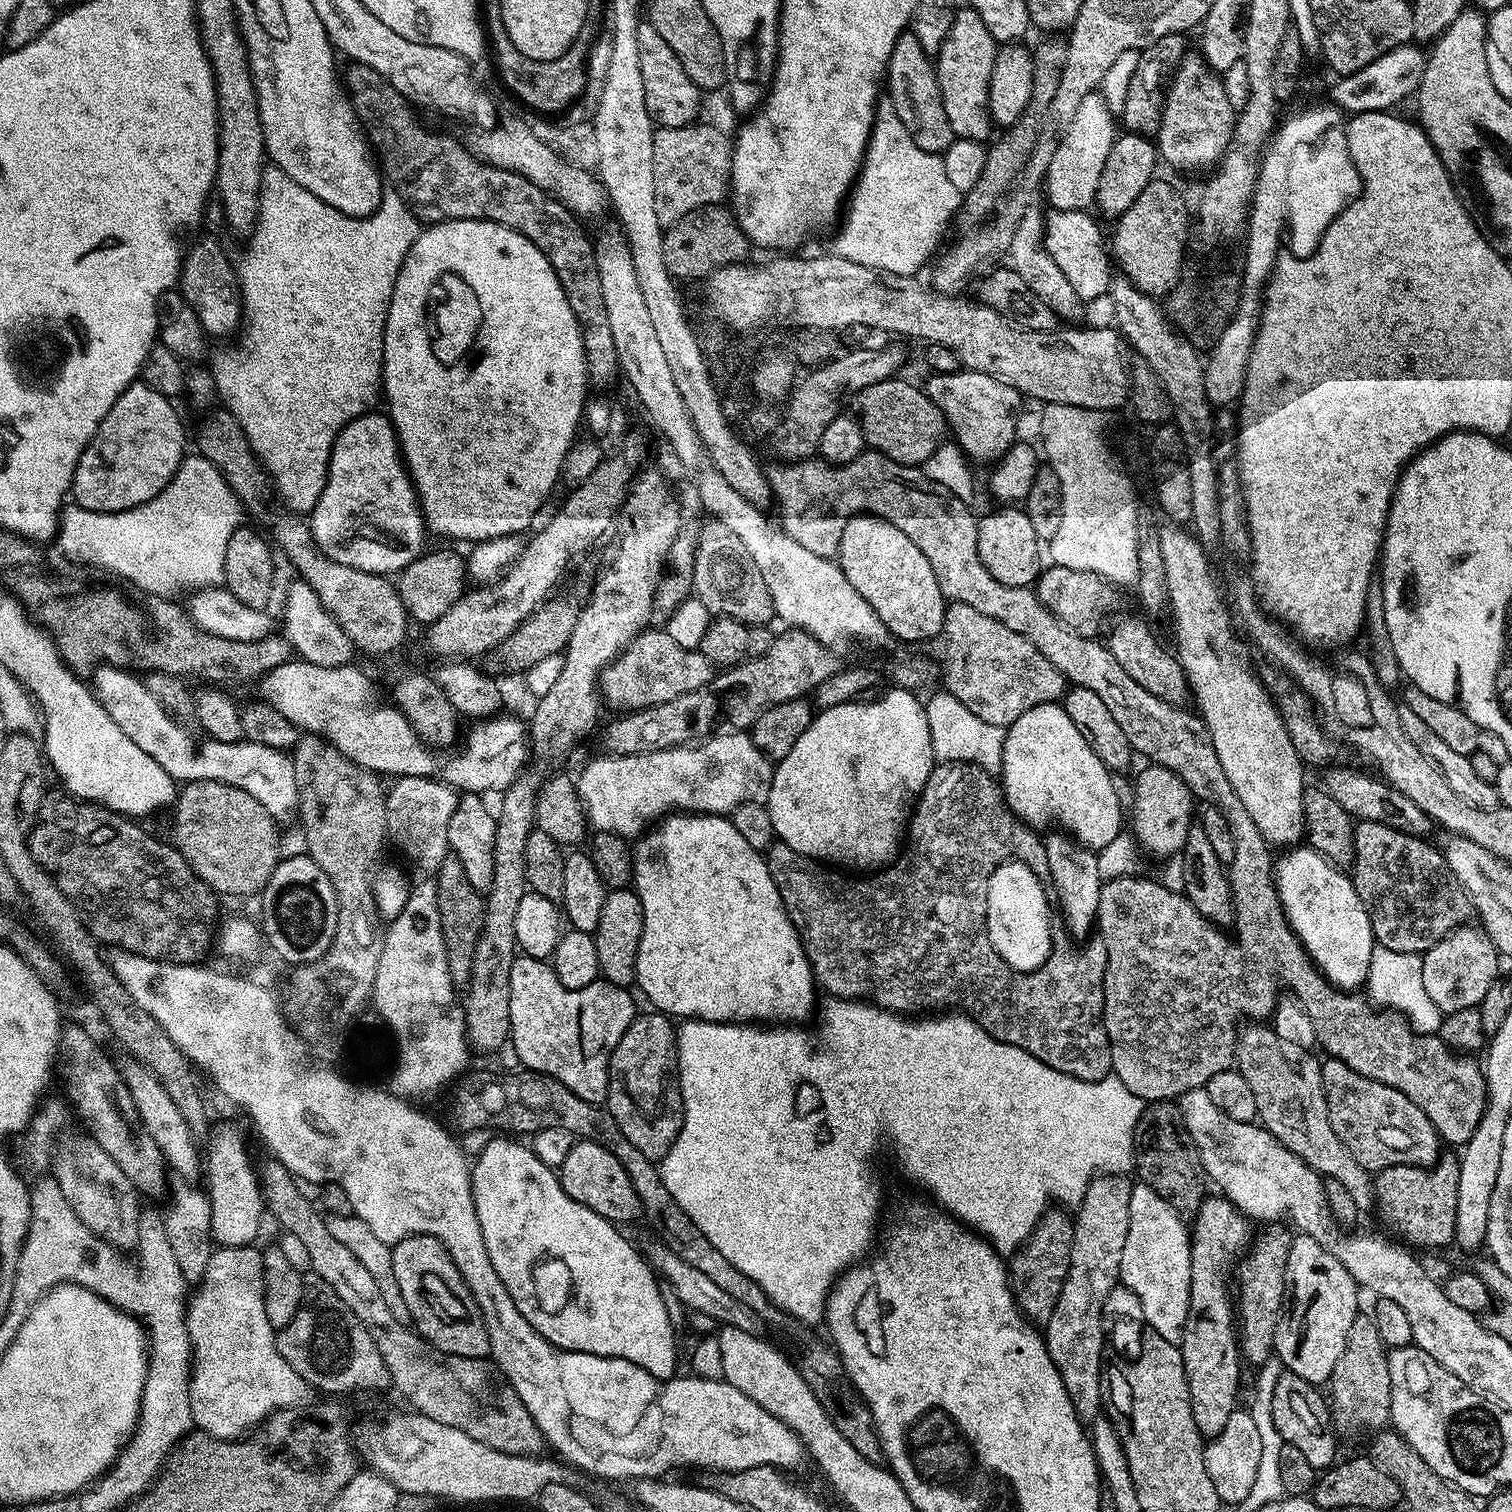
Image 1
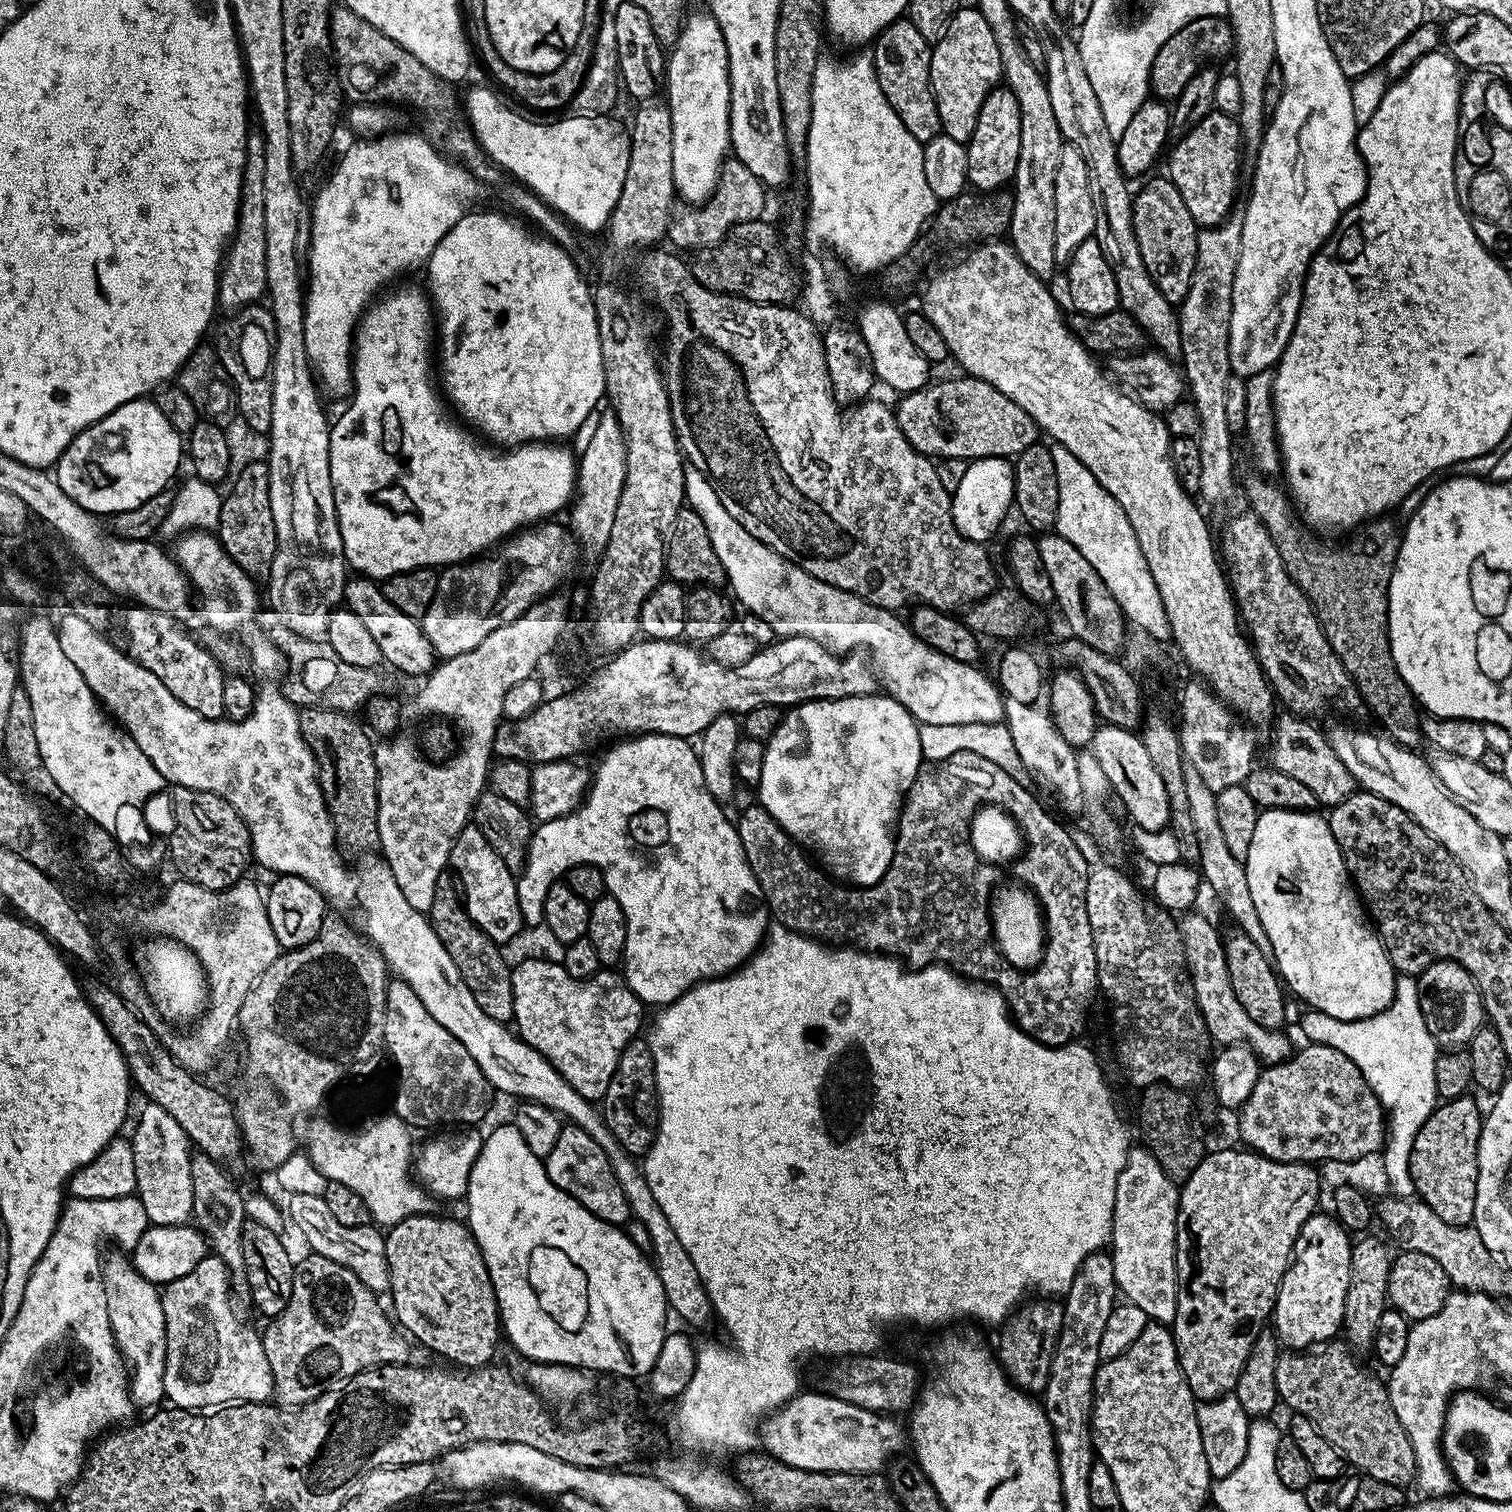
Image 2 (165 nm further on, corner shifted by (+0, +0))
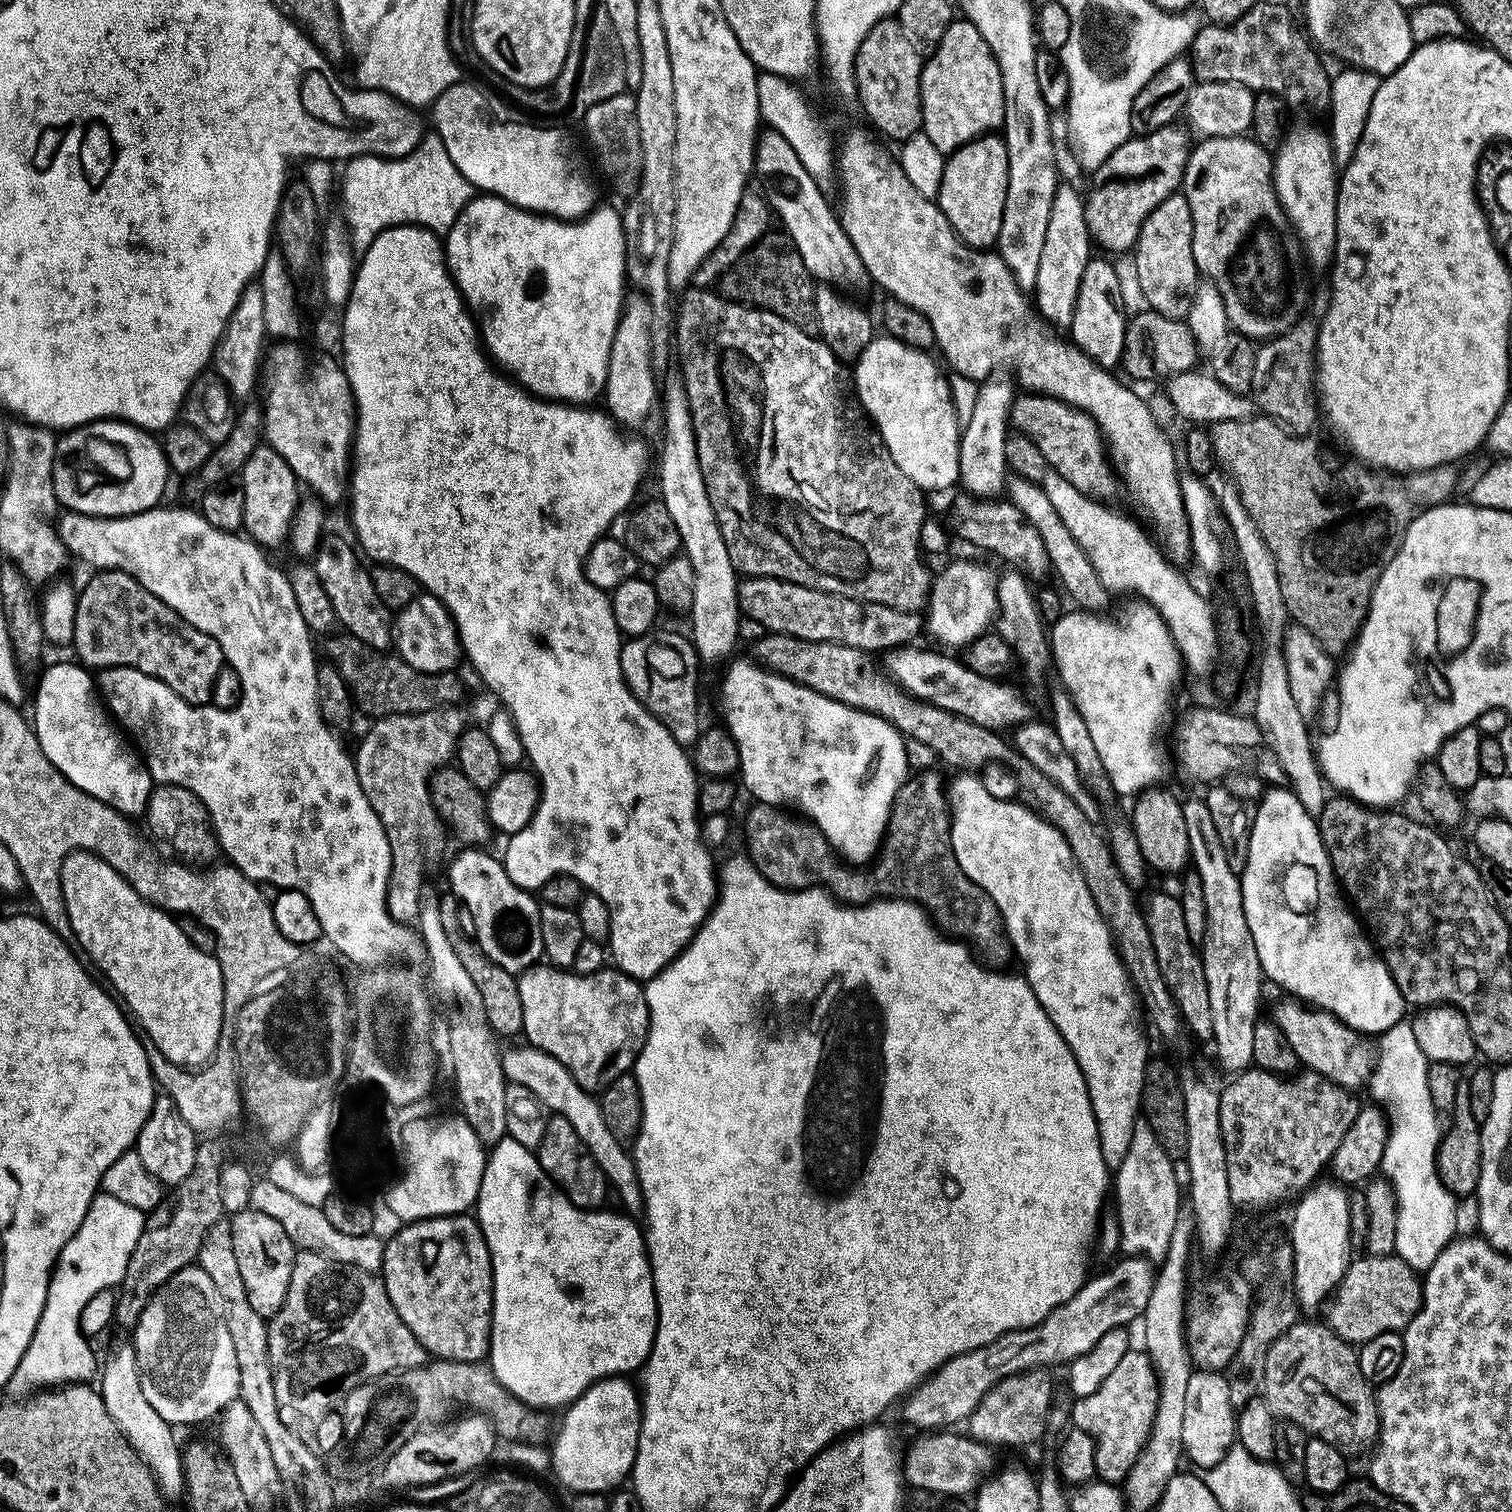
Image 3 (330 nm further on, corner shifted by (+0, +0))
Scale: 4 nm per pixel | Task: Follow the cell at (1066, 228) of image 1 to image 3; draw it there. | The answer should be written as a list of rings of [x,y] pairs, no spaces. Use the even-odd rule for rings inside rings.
[[[1089,260],[1086,270],[1082,270],[1082,282],[1078,286],[1070,329],[1071,343],[1081,348],[1098,366],[1115,369],[1120,364],[1125,323],[1124,292],[1120,289],[1120,276],[1116,273],[1115,266],[1108,260]]]

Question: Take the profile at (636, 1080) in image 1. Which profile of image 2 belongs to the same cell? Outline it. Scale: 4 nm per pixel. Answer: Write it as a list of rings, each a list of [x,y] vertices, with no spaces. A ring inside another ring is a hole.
[[[634,1039],[622,1050],[620,1060],[616,1063],[616,1073],[614,1078],[610,1078],[610,1086],[602,1101],[602,1115],[614,1138],[618,1138],[618,1142],[628,1153],[637,1158],[647,1156],[656,1137],[656,1128],[660,1124],[654,1058],[647,1039]]]

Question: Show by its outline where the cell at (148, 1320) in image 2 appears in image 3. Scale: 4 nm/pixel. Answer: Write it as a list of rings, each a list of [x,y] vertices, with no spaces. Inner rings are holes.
[[[131,1343],[120,1344],[108,1356],[108,1361],[103,1361],[102,1371],[99,1373],[98,1391],[106,1402],[106,1410],[110,1410],[110,1418],[124,1432],[124,1437],[132,1444],[132,1448],[144,1460],[145,1466],[152,1472],[156,1486],[165,1498],[172,1496],[183,1497],[186,1492],[184,1482],[184,1462],[182,1448],[176,1445],[176,1436],[173,1425],[167,1424],[158,1418],[158,1410],[146,1402],[146,1394],[142,1394],[142,1382],[138,1374],[136,1351]]]

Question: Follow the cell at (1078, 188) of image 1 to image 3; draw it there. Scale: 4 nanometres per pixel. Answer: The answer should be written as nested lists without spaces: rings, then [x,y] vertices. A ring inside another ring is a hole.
[[[1061,183],[1050,206],[1050,222],[1046,225],[1046,242],[1042,245],[1042,262],[1038,262],[1038,278],[1034,289],[1034,308],[1049,325],[1071,329],[1082,270],[1094,256],[1094,245],[1088,235],[1085,197],[1076,188]]]

